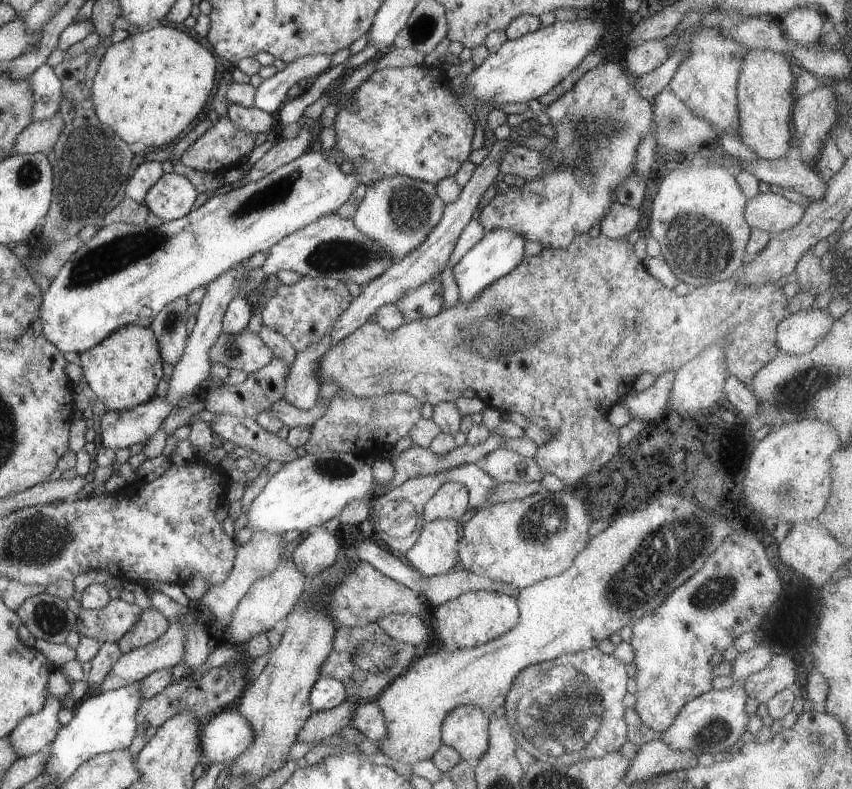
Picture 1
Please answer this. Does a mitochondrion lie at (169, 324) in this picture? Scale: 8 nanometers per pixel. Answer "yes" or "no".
yes

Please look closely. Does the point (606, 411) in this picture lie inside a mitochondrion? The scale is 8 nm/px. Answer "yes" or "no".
no

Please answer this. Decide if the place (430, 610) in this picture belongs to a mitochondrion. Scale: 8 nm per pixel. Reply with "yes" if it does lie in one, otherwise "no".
no

